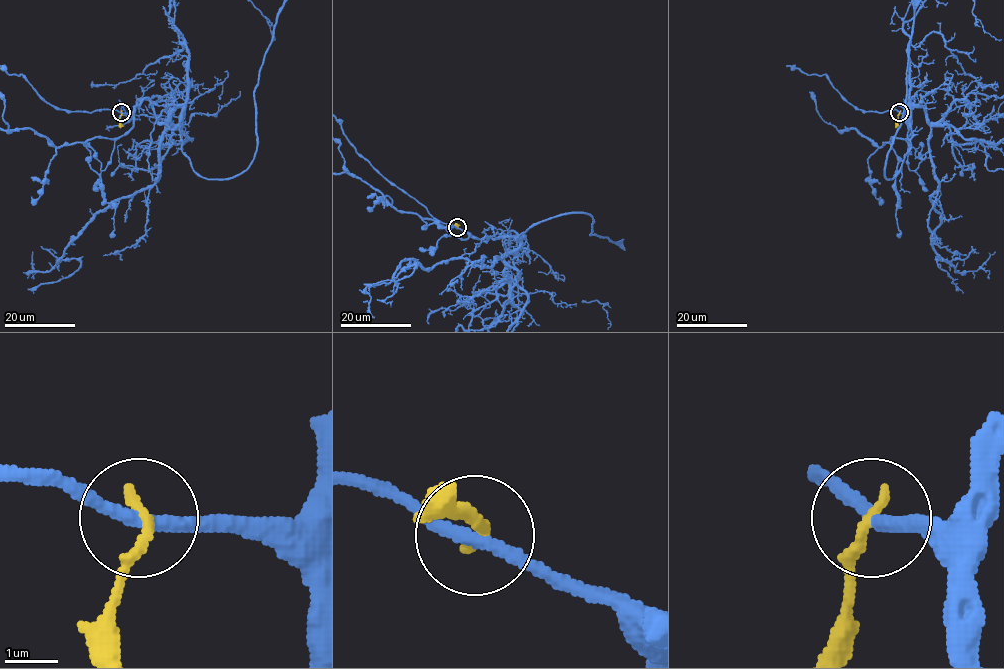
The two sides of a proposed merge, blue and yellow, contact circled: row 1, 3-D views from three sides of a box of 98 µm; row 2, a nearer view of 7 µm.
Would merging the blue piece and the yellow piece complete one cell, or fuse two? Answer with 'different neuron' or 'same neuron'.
different neuron

